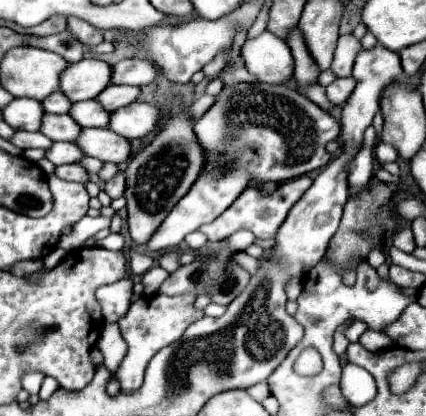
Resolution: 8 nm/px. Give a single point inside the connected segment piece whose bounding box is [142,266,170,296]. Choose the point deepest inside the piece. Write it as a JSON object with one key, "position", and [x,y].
{"position":[154,277]}

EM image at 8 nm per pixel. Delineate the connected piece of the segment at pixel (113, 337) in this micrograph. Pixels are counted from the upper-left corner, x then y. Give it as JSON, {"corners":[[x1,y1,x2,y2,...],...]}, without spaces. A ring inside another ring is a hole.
{"corners":[[106,324,96,346,104,354,104,366,114,374,126,354,126,342,120,336,118,324]]}

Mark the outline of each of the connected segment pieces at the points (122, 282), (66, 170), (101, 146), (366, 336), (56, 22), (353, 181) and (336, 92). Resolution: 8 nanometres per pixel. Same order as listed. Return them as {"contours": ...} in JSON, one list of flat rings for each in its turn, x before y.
{"contours":[[[126,276,126,278,120,278,114,284,108,284,104,288,104,294,102,294,102,288,98,288,96,298,102,306,106,322,120,320,128,312,128,306,132,304,130,302,130,298,132,298,132,278]],[[78,164,56,166,56,176,62,178,62,180,74,180,74,182,80,182,80,184,86,184,90,180,88,172,82,166,78,166]],[[84,128,74,142,86,156,102,162,124,162,130,156,130,142,108,128]],[[366,330,366,332,360,336,358,342,360,342,366,350,370,350,370,352,378,352,378,350,388,348,388,346,392,344,392,340,390,340,386,334,374,332,374,330]],[[52,16,52,18,48,18,46,22,42,22,40,26,32,26,32,28,22,28,22,26,16,26,16,24,10,24,10,22,6,22,4,26,12,28,14,32,20,32,20,34,50,36,50,34,60,34,60,32,66,30,66,18,64,18,64,16]],[[368,126,366,132,364,132,364,148,356,154,356,160,350,162,350,174,348,174,350,190,362,188,372,178,372,168,374,168,374,158,372,158,374,138,376,138,376,130,374,130,374,126]],[[336,78,328,88,326,88,326,96,328,96,328,100,332,102,332,104,336,104,336,106,340,106,340,104,344,104,346,102,346,98,350,96,350,92,354,90,354,86,356,86,356,82,354,82,354,78]]]}

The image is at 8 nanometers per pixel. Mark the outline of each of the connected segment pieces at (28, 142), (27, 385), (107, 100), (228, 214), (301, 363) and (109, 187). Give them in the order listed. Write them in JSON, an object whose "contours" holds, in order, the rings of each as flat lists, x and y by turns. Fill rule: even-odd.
{"contours":[[[16,130,14,136,10,138,10,142,14,146,18,146,20,150,26,150,26,148,48,148,52,144,50,138,46,138,42,132,26,132,26,130]],[[28,372,22,378,22,386,24,386,24,390,28,394,38,394,38,390,42,386,42,380,44,380,44,374,40,374,40,372]],[[108,84,108,90,104,90,104,94,100,94,100,98,96,98,104,110,108,112,114,112,122,106,128,106,132,104,140,94,140,88,136,86,114,86,114,84]],[[300,176,296,180,282,182,282,186,274,194,268,194,268,196,262,194,260,190,256,190,256,188,248,188,248,190,244,190,244,194,240,198,236,198,236,202,220,218,216,218,216,222,210,222,208,226,200,226,200,232,204,232,208,236,208,240,212,240,212,242,226,240,236,230,250,230,256,238,274,238,280,224,286,220,288,210,298,202,298,198,310,186,312,186,312,178,310,176]],[[314,348,303,350,294,363,294,370,302,376,314,376,322,370,321,359]],[[118,172,114,178,110,178,104,186,104,192,110,196,110,198,118,198,124,194,124,186,126,186,126,178,122,172]]]}

